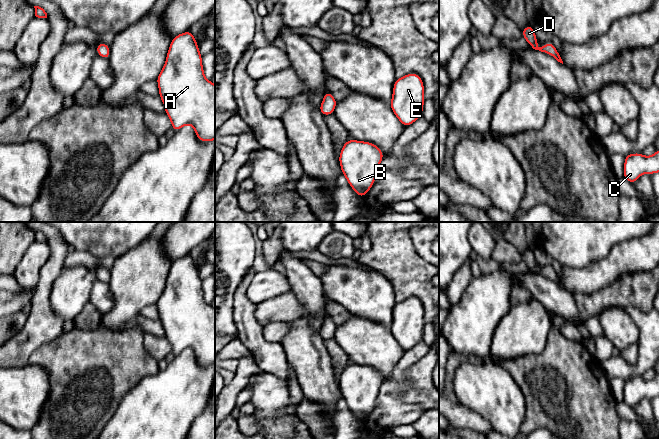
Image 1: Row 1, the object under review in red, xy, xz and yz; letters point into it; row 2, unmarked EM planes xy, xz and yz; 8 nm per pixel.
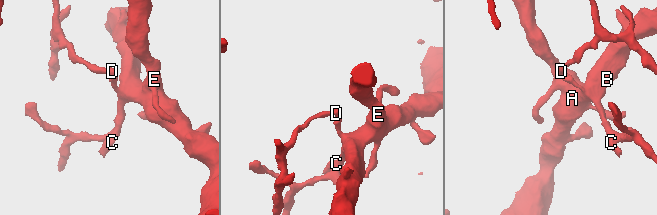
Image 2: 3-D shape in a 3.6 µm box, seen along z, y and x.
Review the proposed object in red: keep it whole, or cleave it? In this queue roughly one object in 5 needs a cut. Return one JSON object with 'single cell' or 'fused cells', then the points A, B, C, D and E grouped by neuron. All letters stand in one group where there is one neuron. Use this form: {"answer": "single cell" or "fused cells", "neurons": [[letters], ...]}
{"answer": "single cell", "neurons": [["A", "B", "C", "D", "E"]]}

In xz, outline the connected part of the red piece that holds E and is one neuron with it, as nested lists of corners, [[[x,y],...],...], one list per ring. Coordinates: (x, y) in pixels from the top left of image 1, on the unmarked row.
[[[412,296],[396,302],[390,331],[404,351],[410,350],[423,339],[424,307]]]

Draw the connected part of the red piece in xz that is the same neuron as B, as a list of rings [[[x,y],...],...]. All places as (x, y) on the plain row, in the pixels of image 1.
[[[354,363],[344,367],[338,382],[340,392],[350,411],[361,422],[375,407],[383,382],[383,376],[373,367]]]

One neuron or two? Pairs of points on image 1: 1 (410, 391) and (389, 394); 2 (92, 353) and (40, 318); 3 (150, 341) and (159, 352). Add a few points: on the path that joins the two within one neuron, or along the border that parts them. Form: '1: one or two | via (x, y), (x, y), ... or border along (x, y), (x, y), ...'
1: two | border along (405, 372), (396, 392), (396, 396), (403, 403)
2: two | border along (63, 332), (52, 341), (42, 344)
3: one | via (153, 344), (158, 349)

